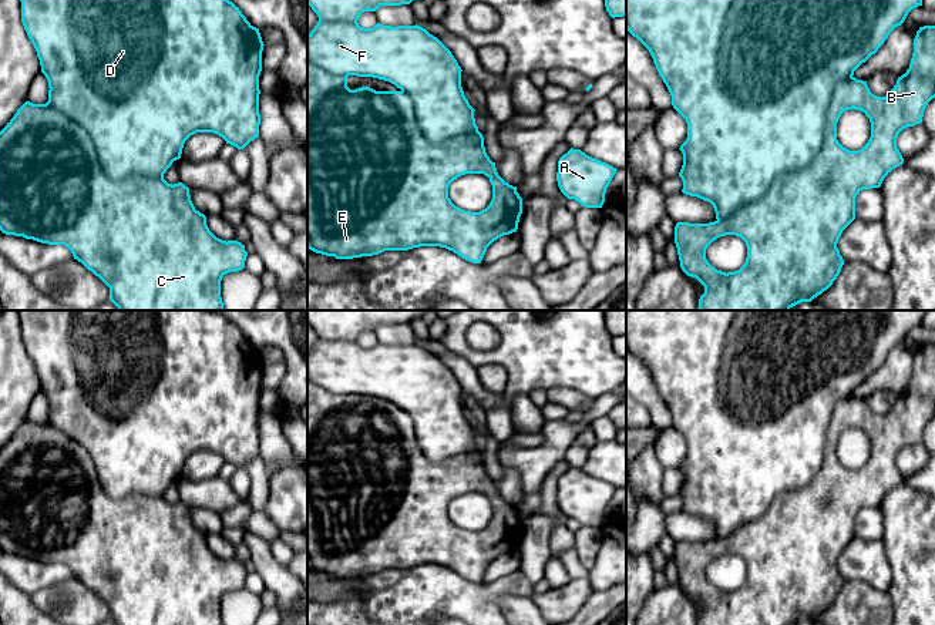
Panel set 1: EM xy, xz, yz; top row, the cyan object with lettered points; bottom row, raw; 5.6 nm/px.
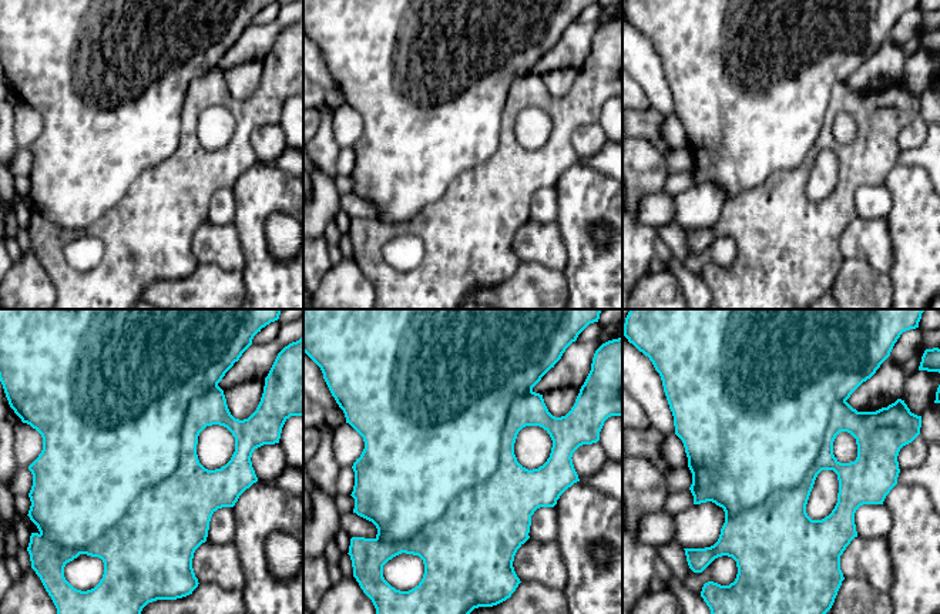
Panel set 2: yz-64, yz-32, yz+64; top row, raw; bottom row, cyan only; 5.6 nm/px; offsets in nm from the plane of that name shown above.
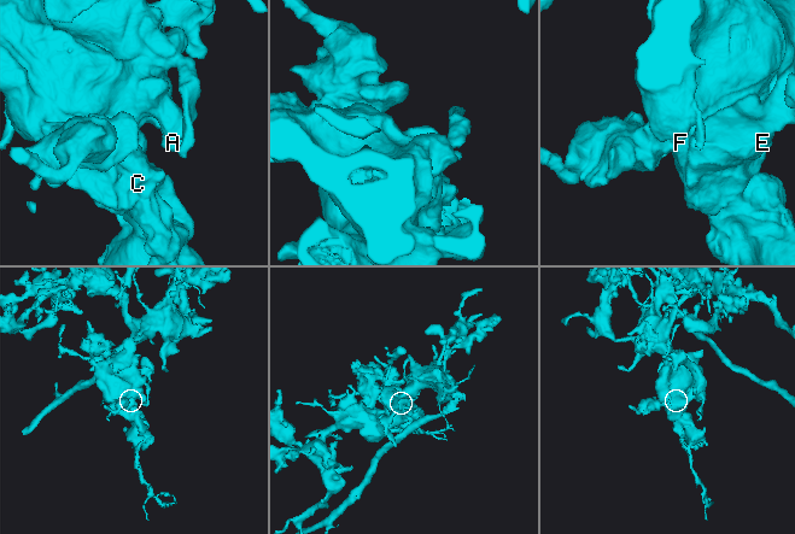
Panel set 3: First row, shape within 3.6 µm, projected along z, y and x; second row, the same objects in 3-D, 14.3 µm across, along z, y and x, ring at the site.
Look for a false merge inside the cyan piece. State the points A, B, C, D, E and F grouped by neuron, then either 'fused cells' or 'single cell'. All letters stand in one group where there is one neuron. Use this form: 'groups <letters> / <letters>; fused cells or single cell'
groups A D F / B C E; fused cells

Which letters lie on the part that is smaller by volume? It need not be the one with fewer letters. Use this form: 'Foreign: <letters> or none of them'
Foreign: B, C, E

